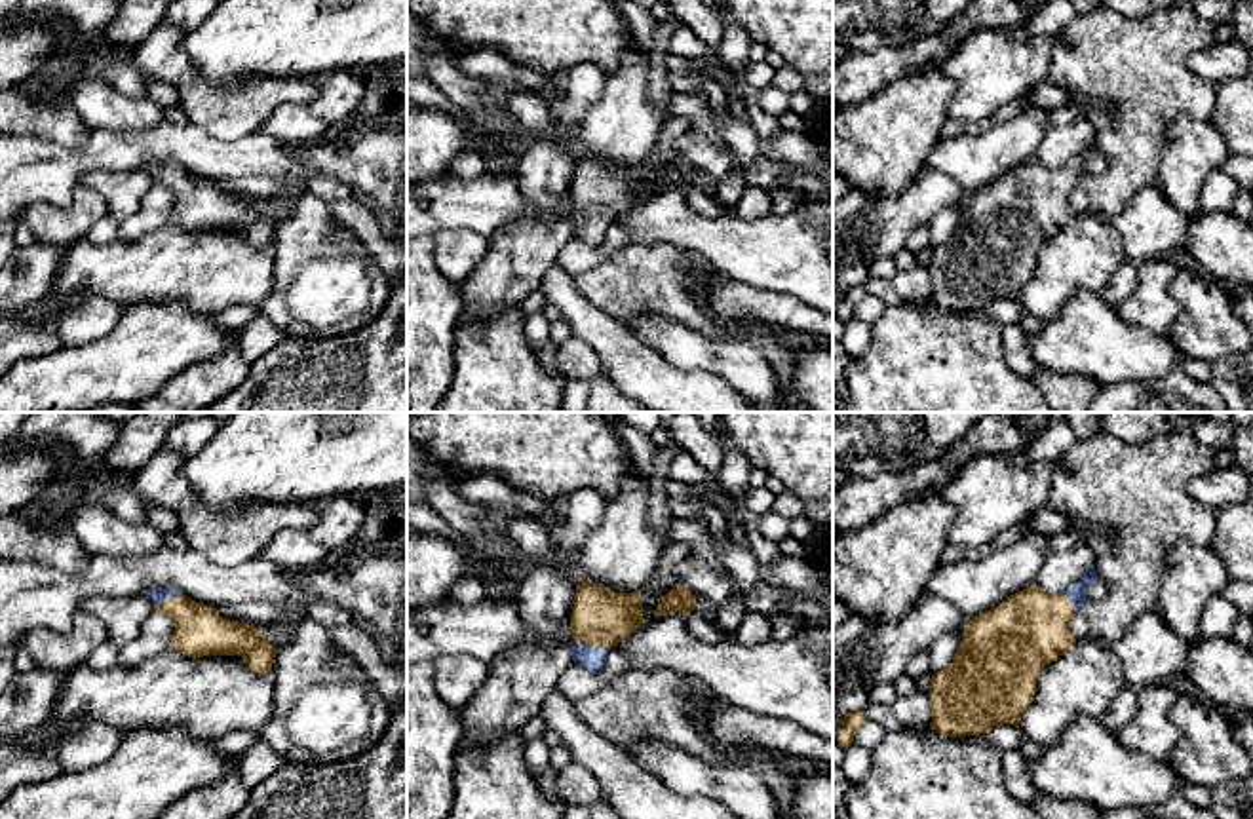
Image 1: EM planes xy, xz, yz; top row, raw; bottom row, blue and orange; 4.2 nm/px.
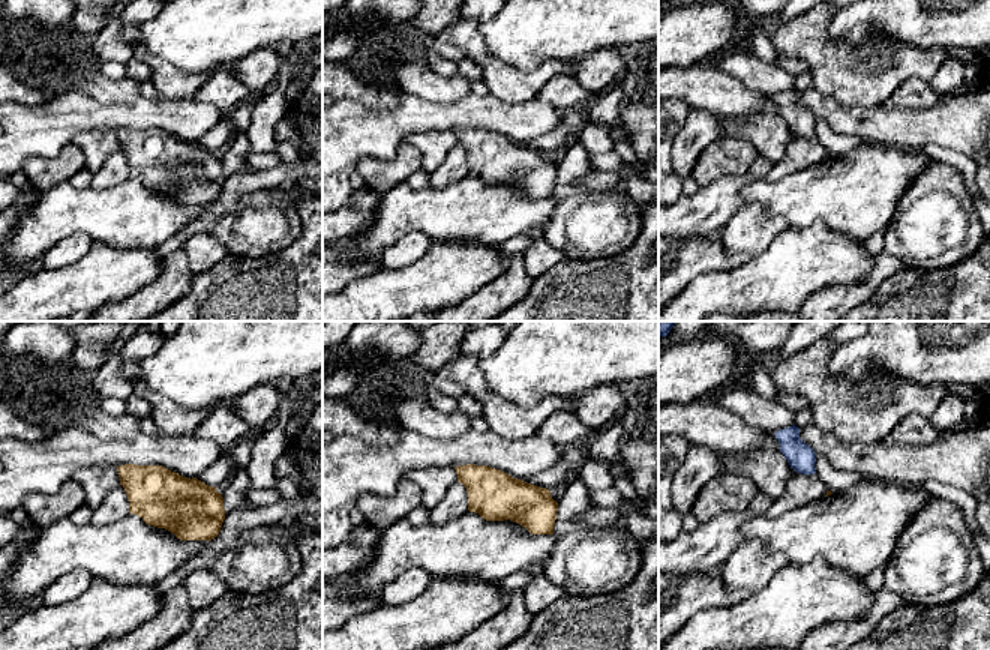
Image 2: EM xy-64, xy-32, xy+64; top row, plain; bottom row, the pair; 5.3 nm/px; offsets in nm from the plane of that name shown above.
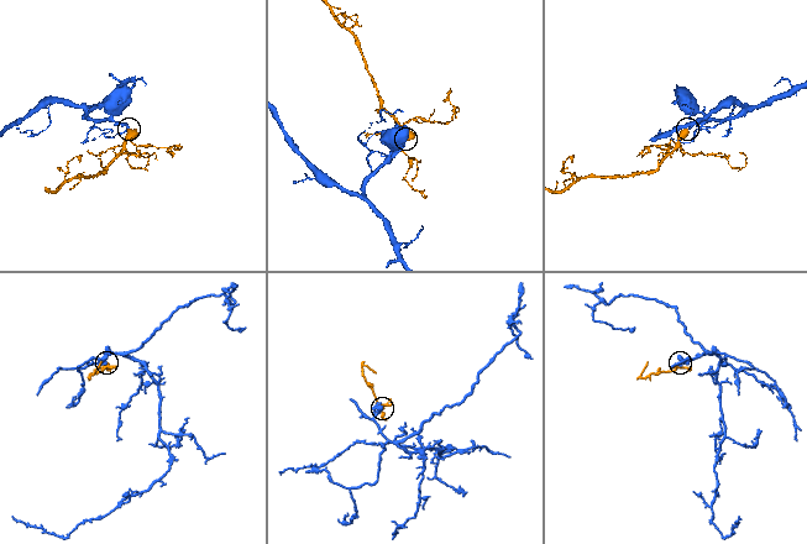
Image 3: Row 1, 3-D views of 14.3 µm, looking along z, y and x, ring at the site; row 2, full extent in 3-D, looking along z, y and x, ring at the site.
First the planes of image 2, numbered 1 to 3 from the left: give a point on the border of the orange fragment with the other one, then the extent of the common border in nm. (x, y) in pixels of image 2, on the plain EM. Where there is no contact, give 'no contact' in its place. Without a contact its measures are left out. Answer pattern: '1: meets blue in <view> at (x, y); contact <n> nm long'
1: no contact
2: no contact
3: no contact

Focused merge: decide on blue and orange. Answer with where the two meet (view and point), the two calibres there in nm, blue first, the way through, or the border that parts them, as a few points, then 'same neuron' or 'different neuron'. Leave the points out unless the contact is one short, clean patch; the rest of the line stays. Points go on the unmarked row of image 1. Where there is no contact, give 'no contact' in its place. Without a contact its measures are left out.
meets blue in xz at (594, 221); 100 nm thick on the blue side, 240 nm on the other; runs through xz (592, 232), (594, 221), (599, 190); same neuron

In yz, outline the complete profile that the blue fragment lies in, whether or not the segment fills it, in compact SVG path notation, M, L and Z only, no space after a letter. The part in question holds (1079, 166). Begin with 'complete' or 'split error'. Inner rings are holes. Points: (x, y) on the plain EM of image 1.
split error | M1095 139L1063 169L1031 160L964 201L953 236L932 249L930 302L941 310L989 308L998 298L1017 300L1034 274L1040 247L1074 222L1074 186L1088 179Z

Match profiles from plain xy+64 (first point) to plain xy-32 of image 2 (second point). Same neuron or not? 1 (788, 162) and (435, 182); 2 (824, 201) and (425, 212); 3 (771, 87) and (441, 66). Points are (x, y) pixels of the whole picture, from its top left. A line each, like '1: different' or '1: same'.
1: same
2: same
3: different

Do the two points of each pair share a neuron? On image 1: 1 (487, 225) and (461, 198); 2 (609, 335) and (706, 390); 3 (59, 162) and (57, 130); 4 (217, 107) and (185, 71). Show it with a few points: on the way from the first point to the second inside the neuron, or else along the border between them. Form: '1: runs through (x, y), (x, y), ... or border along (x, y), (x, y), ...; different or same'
1: runs through (481, 219), (466, 204); same
2: runs through (634, 360), (662, 388), (681, 390); same
3: border along (92, 128), (77, 145), (50, 145), (19, 133); different
4: runs through (208, 97), (191, 80); same

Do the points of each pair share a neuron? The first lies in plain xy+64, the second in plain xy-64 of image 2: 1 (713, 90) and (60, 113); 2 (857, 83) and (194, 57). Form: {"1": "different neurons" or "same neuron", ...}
{"1": "different neurons", "2": "different neurons"}

